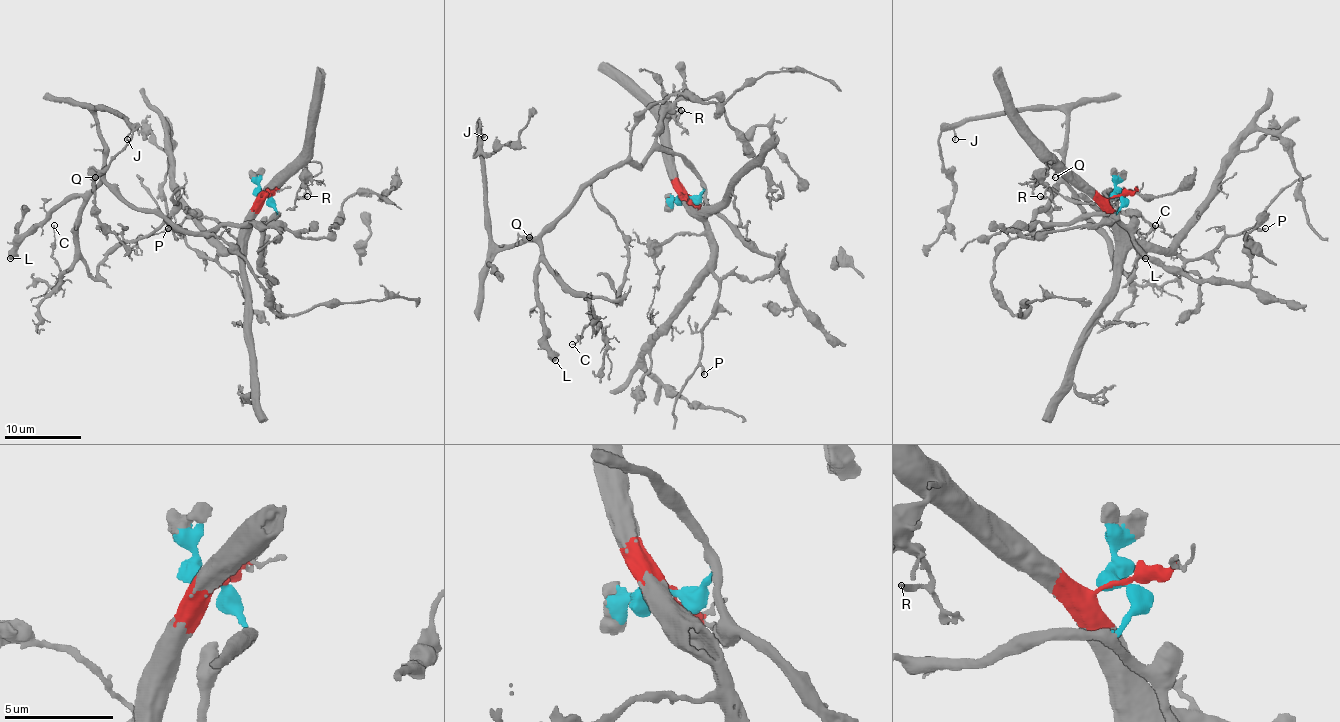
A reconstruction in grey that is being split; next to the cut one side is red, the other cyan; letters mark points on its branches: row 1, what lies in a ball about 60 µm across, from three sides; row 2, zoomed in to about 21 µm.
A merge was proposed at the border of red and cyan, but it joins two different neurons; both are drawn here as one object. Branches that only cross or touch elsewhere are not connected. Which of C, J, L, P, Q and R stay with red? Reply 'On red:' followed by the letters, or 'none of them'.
On red: P, R

